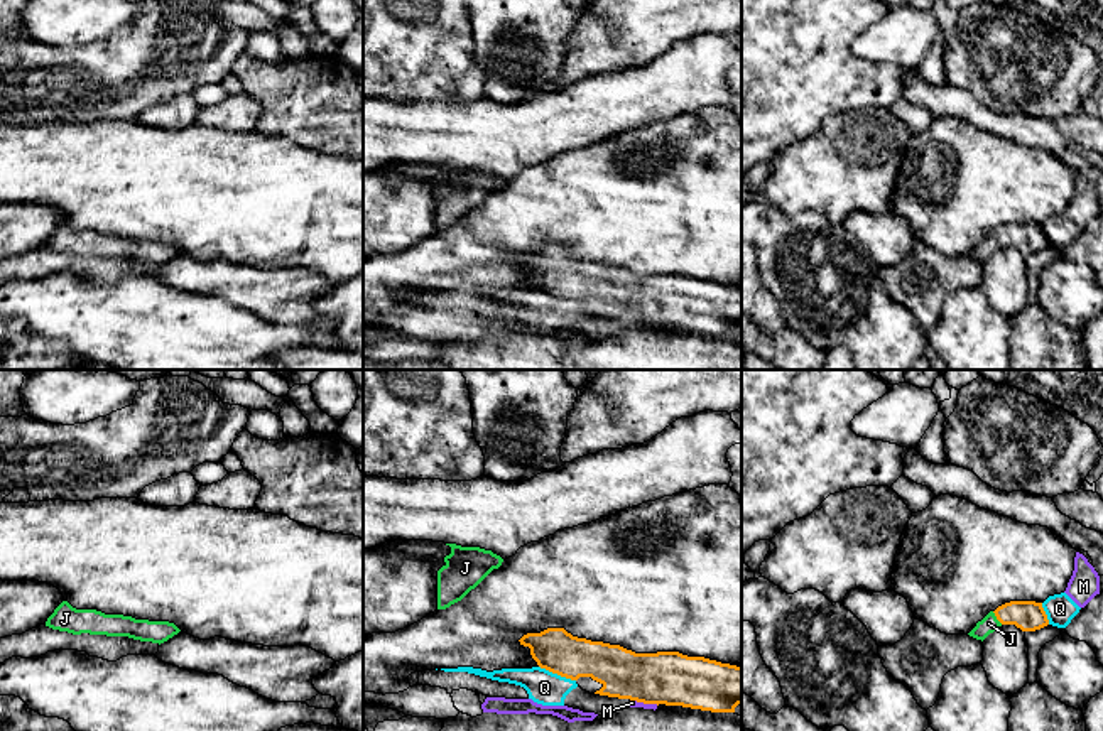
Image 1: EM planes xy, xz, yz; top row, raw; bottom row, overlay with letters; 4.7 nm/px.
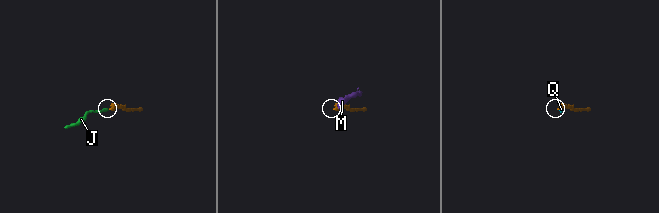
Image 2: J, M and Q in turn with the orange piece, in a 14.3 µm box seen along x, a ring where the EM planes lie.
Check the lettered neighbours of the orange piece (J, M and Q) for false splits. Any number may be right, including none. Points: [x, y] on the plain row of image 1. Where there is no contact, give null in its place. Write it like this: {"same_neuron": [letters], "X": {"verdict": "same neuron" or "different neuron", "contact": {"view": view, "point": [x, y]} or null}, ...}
{"same_neuron": ["J"], "J": {"verdict": "same neuron", "contact": {"view": "yz", "point": [997, 240]}}, "M": {"verdict": "different neuron", "contact": {"view": "xz", "point": [644, 324]}}, "Q": {"verdict": "different neuron", "contact": {"view": "xz", "point": [558, 296]}}}

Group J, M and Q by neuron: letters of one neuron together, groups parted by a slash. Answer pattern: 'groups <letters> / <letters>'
groups J / M Q

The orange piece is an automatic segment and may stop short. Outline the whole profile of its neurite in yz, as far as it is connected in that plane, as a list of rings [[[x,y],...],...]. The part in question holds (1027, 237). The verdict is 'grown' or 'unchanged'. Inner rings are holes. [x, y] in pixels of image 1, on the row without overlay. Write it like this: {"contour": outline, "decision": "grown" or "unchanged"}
{"contour": [[[1010,223],[990,233],[968,257],[983,263],[1002,246],[1015,246],[1022,253],[1035,253],[1047,248],[1049,241],[1042,225]]], "decision": "grown"}

